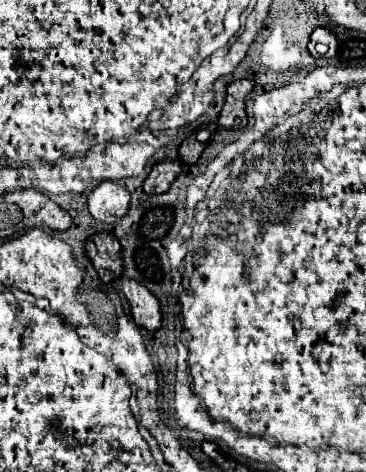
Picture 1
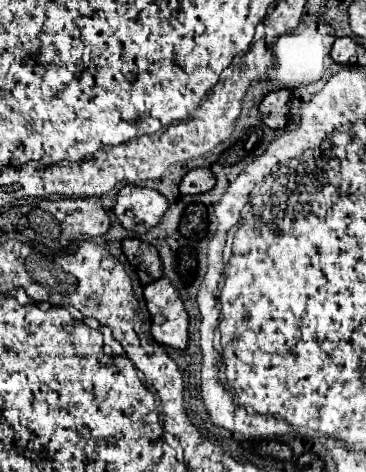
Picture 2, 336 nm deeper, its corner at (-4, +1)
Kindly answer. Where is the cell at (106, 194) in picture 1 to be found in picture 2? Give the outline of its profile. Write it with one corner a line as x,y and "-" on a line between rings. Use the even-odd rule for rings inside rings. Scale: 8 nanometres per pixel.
124,186
118,192
114,214
126,230
142,234
160,222
166,208
168,202
160,192
152,188

